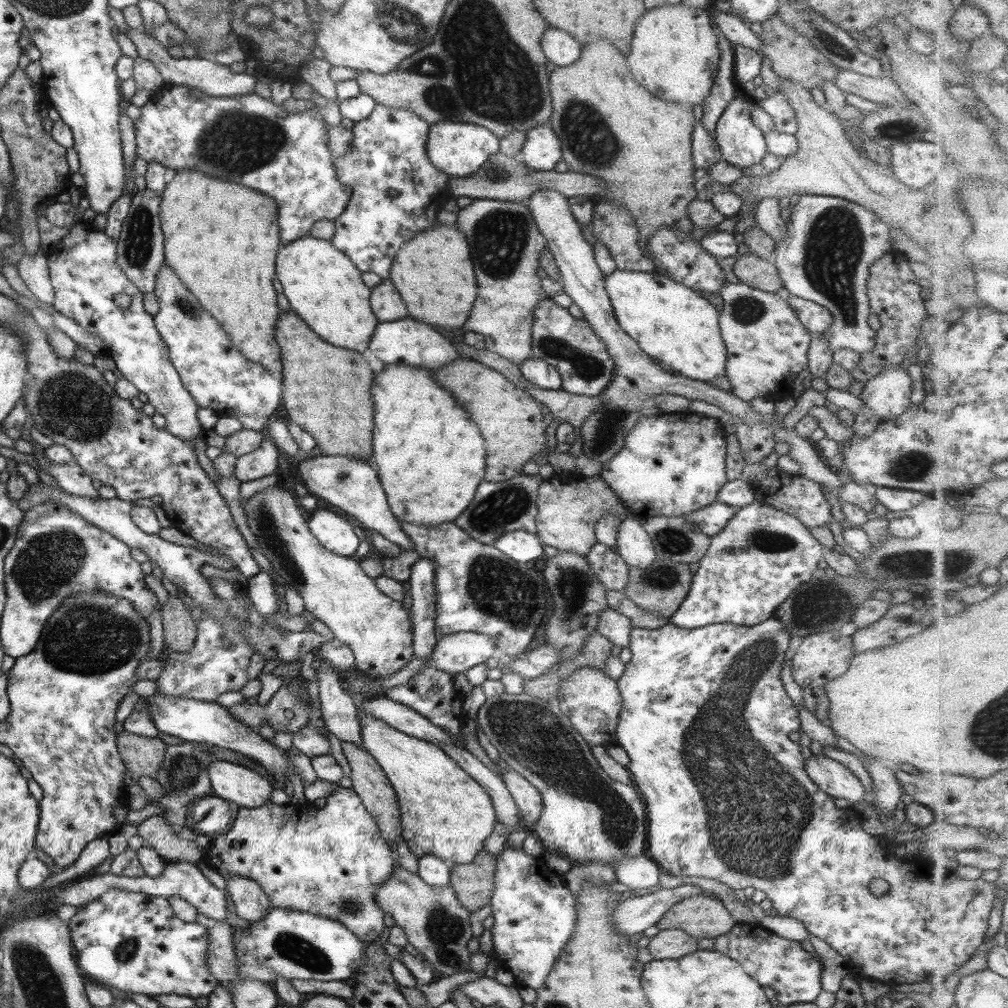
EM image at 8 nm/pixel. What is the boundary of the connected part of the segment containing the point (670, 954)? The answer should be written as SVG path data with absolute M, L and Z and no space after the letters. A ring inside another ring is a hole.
M666 929L650 938L646 949L653 957L653 960L663 958L678 959L698 950L696 941L697 939L689 937L683 930Z

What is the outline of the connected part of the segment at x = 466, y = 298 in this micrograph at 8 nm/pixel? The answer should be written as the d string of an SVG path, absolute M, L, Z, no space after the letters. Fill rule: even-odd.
M433 224L417 232L405 246L399 248L397 258L393 256L387 279L393 283L401 300L407 306L407 316L425 322L432 328L461 328L467 320L477 293L473 264L464 234L456 226Z

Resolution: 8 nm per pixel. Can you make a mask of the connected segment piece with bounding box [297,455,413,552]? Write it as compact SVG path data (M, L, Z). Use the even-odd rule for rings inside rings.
M322 455L299 462L297 474L301 478L299 482L304 485L307 492L315 495L321 504L328 504L347 513L348 516L354 516L365 530L380 534L384 539L396 544L401 551L413 550L413 543L386 503L384 490L377 478L376 470L372 468L372 463L347 456Z

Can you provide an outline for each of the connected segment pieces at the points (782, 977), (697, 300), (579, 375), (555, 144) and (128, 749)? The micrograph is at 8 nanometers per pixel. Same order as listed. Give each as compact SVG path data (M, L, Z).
M743 923L714 940L713 951L739 962L745 974L757 984L773 990L782 1006L813 1003L821 990L821 963L811 953L805 952L799 942L778 938L757 924Z
M615 269L603 278L615 320L621 330L649 356L682 377L699 382L725 372L725 347L719 337L718 311L700 294L673 279L649 272Z
M543 298L533 309L531 323L531 354L559 373L561 390L580 396L598 396L613 378L613 359L607 353L605 343L593 334L589 323L569 315L550 298Z
M549 125L535 126L525 133L519 161L528 170L549 172L561 160L561 146Z
M123 730L116 733L115 745L123 766L133 776L153 778L164 760L166 744L158 738L143 738Z

